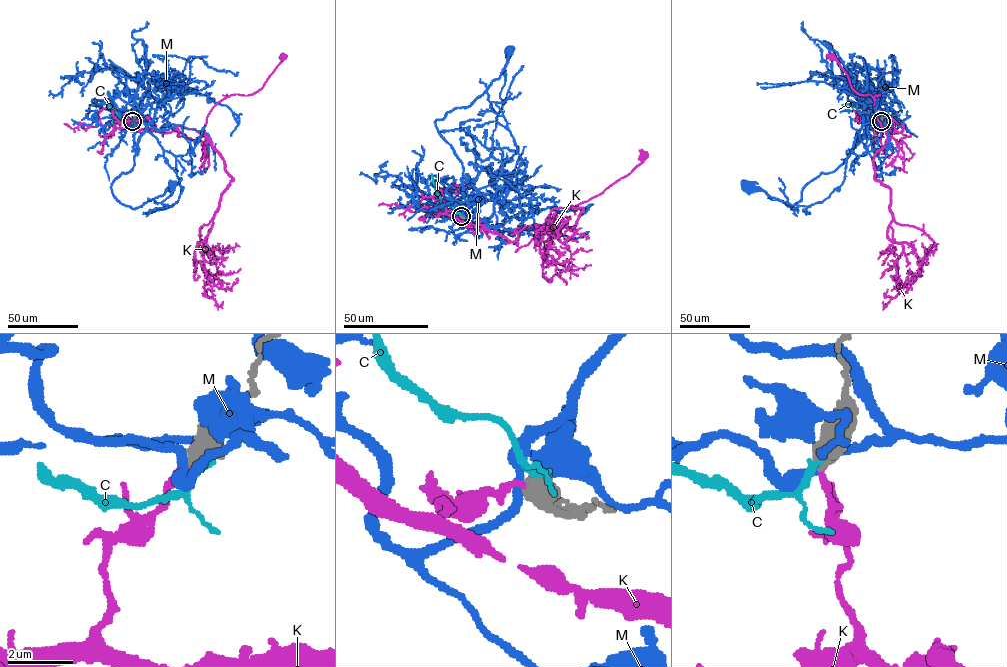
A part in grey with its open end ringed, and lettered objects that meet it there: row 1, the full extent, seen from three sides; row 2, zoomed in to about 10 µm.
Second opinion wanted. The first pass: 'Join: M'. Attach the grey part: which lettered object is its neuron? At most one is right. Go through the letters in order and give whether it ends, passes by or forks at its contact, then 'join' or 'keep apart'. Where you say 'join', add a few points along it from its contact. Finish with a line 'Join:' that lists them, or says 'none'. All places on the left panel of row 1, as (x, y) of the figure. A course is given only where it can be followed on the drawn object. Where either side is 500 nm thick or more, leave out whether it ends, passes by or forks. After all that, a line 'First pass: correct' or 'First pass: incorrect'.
C: keep apart
K: join | via (132, 121), (131, 130), (182, 126), (208, 139), (211, 108), (259, 90), (282, 56)
M: keep apart
Join: K
First pass: incorrect

